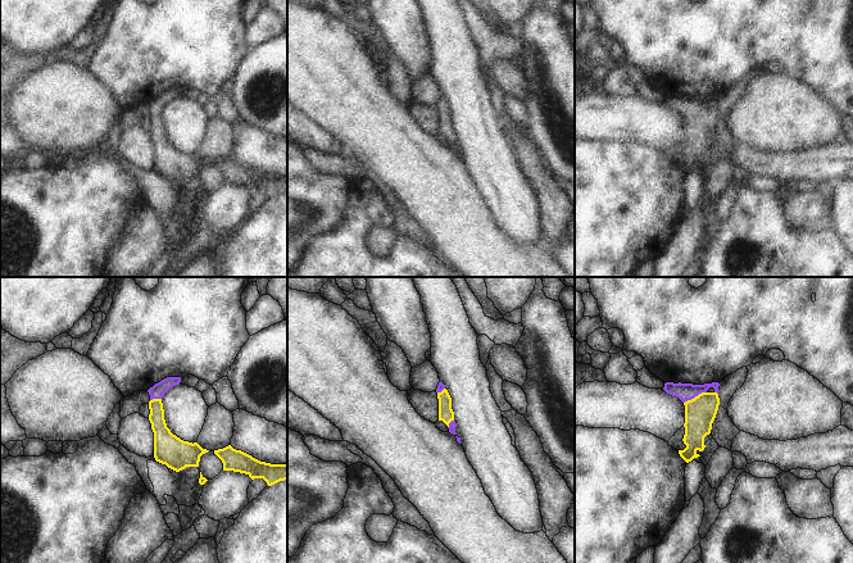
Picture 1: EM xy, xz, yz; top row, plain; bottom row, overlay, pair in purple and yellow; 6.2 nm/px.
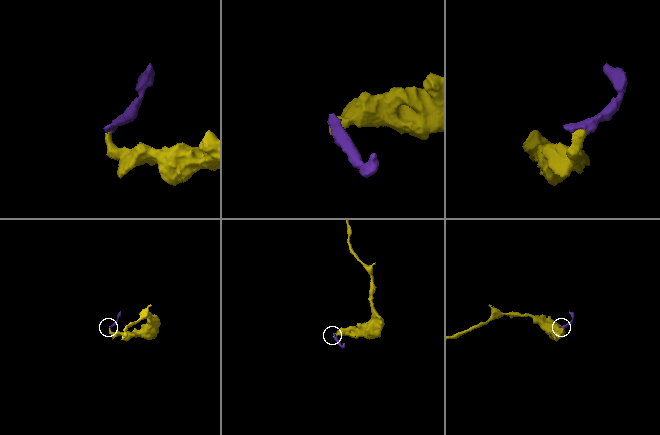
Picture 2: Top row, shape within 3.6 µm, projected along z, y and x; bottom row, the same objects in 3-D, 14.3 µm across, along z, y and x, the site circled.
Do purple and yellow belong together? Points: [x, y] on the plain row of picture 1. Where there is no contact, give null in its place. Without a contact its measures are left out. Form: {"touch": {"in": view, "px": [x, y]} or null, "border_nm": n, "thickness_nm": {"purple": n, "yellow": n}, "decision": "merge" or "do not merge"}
{"touch": {"in": "yz", "px": [694, 109]}, "border_nm": 160, "thickness_nm": {"purple": 110, "yellow": 190}, "decision": "merge"}

